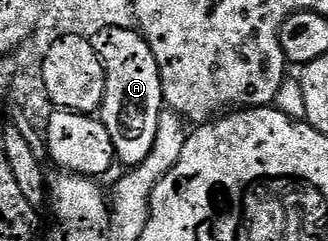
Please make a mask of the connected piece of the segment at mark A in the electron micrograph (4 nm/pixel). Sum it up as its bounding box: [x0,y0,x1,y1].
[92,27,164,166]

